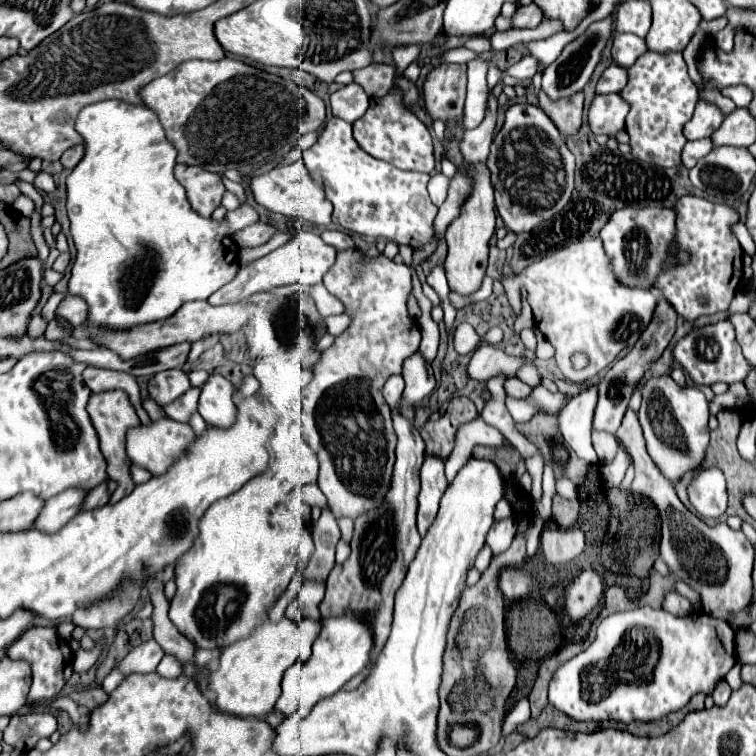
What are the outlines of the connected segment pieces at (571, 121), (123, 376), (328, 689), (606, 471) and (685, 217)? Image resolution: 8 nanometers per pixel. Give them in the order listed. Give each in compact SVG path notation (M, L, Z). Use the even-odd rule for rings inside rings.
M540 89L538 99L540 99L540 107L558 125L562 135L572 135L572 133L576 133L576 129L580 129L580 125L582 125L582 101L584 101L584 93L582 91L572 95L572 97L568 97L568 99L552 101Z
M86 367L82 373L86 385L92 389L92 393L100 393L100 391L110 391L110 389L122 389L130 395L130 401L134 405L134 409L140 415L142 423L148 423L146 419L146 411L140 403L140 389L136 383L136 377L124 371L110 371L110 369L98 369L98 367Z
M324 617L320 621L320 633L316 637L316 641L312 643L312 655L308 661L300 663L300 667L296 667L298 671L294 671L294 667L290 667L284 673L282 679L282 695L278 697L274 711L288 715L292 713L300 717L306 717L306 713L310 711L312 705L316 705L316 701L336 693L342 689L342 685L354 677L356 673L360 673L364 669L364 665L368 665L370 661L370 649L372 649L372 633L368 633L368 629L364 629L364 625L360 625L360 621L352 621L352 617ZM344 665L348 669L348 677L344 677ZM308 693L314 693L312 697Z
M618 451L616 459L610 463L610 465L604 465L600 469L600 477L604 481L604 485L610 489L610 487L618 487L620 481L624 479L624 473L628 469L628 457L624 451Z
M684 195L674 205L676 213L676 239L670 253L686 251L686 263L668 263L664 271L658 273L654 289L658 289L664 299L674 307L678 317L694 321L702 315L712 315L726 311L730 301L736 295L736 289L742 283L742 247L732 233L732 225L740 221L740 215L734 207L712 203L704 197Z

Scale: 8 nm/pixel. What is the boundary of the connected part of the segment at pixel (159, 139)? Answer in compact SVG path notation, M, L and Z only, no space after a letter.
M106 99L106 101L98 101L98 103L82 107L82 111L78 113L78 119L76 119L76 131L84 139L86 153L84 153L82 161L66 177L66 211L68 211L68 221L70 221L70 235L72 235L74 245L76 245L76 259L72 265L72 275L70 275L68 289L66 289L64 297L68 297L68 295L84 297L84 301L88 301L88 307L90 307L88 321L92 321L94 325L108 325L110 329L130 329L132 325L140 325L140 323L148 323L148 321L160 321L160 319L176 313L176 309L180 309L180 305L186 301L208 299L216 289L220 289L222 285L226 285L228 281L232 281L236 277L238 255L236 255L236 245L232 241L232 233L254 223L258 219L258 213L252 207L242 205L236 211L228 211L224 223L200 217L190 207L190 203L186 201L186 189L174 179L172 169L176 165L176 149L166 139L164 129L160 125L156 113L152 113L146 107L132 105L132 103L120 101L120 99Z

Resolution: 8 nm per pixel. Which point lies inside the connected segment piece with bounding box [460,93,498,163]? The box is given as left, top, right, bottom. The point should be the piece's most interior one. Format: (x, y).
(475, 144)

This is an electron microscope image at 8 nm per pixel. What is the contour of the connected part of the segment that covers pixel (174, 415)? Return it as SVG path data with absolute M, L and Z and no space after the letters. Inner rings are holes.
M190 387L180 399L168 403L164 407L166 415L170 419L176 419L176 421L182 421L186 423L190 419L192 413L196 413L196 405L198 405L198 397L200 397L200 389L198 387Z

